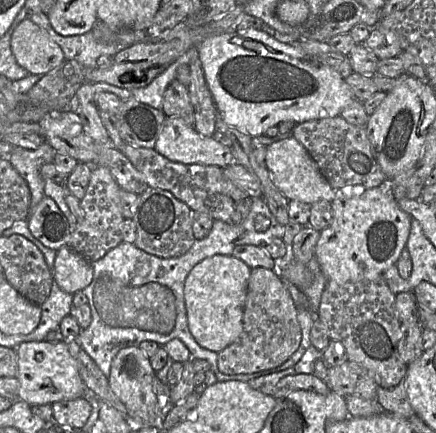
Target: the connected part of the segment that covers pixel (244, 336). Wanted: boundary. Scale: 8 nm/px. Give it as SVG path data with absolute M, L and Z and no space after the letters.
M264 267L251 269L244 307L242 332L239 337L218 353L218 369L223 374L252 374L276 368L286 362L299 348L302 333L298 320L298 308L275 271Z

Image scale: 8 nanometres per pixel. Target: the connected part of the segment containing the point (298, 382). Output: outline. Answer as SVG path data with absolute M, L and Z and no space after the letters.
M314 374L288 375L280 379L275 385L262 385L258 388L253 386L252 382L254 382L254 379L248 381L251 388L278 400L297 390L307 390L322 395L331 391L325 381L319 379Z

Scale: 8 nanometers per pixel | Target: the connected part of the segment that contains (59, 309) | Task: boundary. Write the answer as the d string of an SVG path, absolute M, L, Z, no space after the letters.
M53 280L50 295L40 306L42 312L40 323L32 333L25 335L25 340L43 341L49 331L58 329L62 319L70 315L72 300L73 294L60 289Z

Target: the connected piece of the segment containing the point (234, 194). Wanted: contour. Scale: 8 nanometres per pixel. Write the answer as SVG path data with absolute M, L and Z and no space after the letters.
M124 144L119 150L143 174L150 188L171 192L192 211L206 213L214 220L238 225L246 219L251 210L253 197L228 180L224 176L224 169L219 166L172 162L156 152L154 148Z

